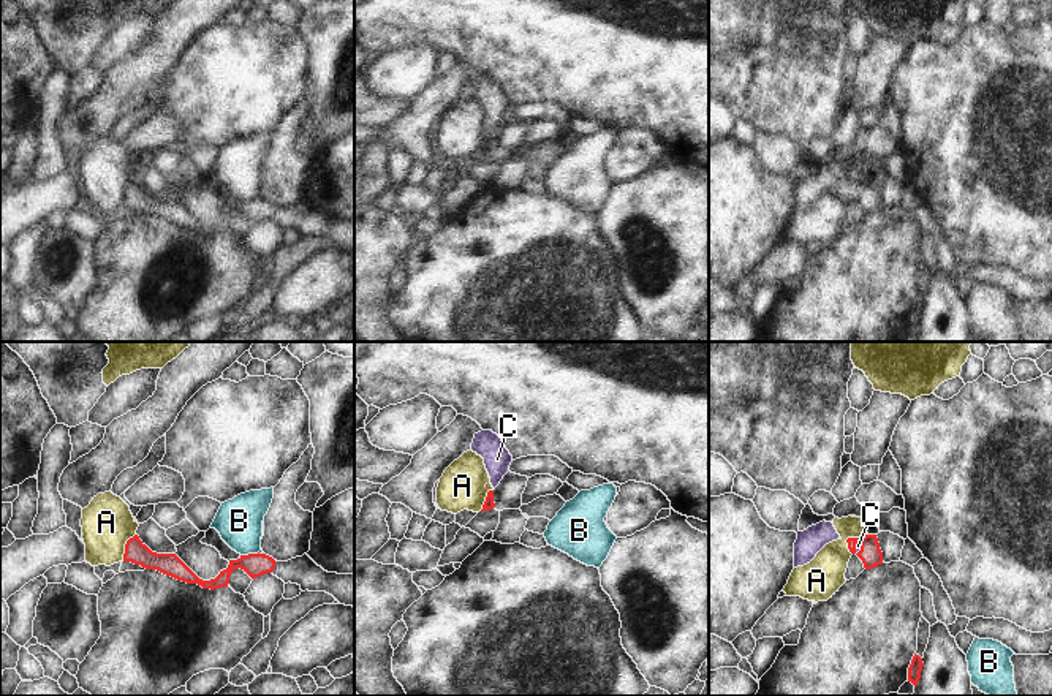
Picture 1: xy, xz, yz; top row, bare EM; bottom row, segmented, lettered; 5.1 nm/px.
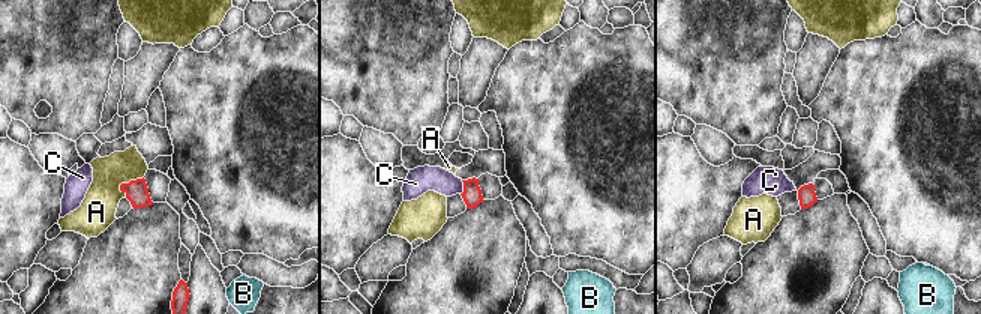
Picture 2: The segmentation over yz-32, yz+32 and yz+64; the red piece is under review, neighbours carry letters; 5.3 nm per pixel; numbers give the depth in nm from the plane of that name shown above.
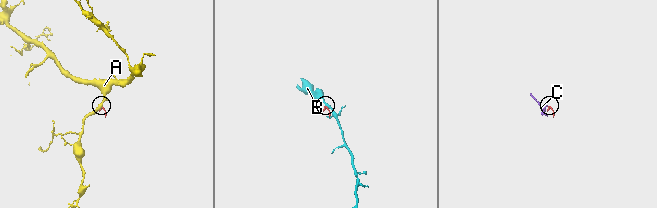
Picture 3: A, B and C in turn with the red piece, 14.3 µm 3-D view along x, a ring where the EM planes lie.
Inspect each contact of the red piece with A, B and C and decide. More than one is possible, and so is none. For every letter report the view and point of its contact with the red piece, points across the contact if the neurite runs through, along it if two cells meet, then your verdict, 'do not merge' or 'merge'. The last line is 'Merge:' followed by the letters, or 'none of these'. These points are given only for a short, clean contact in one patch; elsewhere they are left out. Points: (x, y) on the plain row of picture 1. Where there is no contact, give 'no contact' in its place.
A: meets red in yz at (850, 184); border along yz (867, 179), (847, 185), (847, 193), (851, 200); do not merge
B: meets red in xy at (249, 200); border along xy (258, 196), (241, 201); do not merge
C: meets red in yz at (855, 193); runs through yz (870, 200), (855, 193), (858, 192); merge
Merge: C

